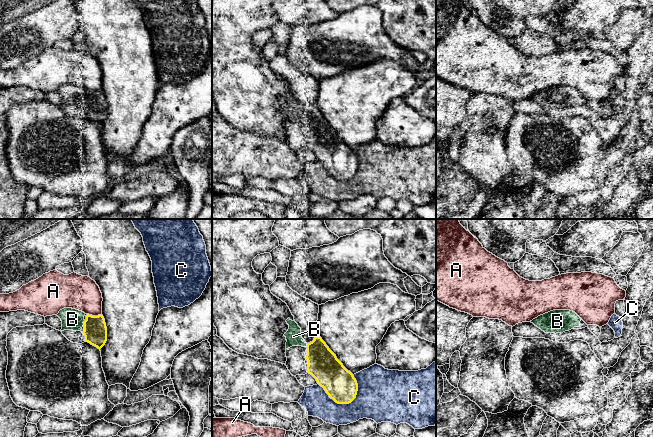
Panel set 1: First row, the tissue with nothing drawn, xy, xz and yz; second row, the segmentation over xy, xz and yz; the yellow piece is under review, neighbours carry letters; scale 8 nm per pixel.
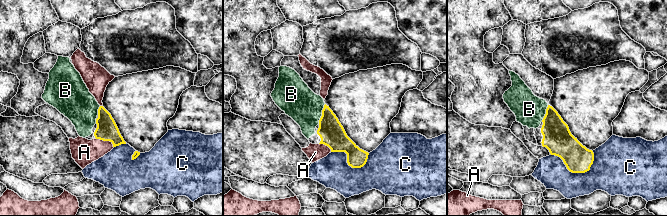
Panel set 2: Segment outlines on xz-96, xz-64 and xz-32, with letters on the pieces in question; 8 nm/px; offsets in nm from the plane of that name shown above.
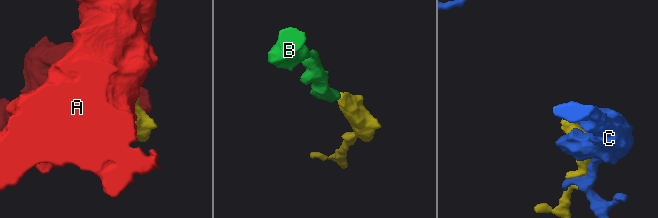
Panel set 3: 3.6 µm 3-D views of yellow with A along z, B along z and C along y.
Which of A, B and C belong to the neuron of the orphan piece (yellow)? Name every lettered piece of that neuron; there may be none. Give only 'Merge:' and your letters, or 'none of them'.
Merge: B

